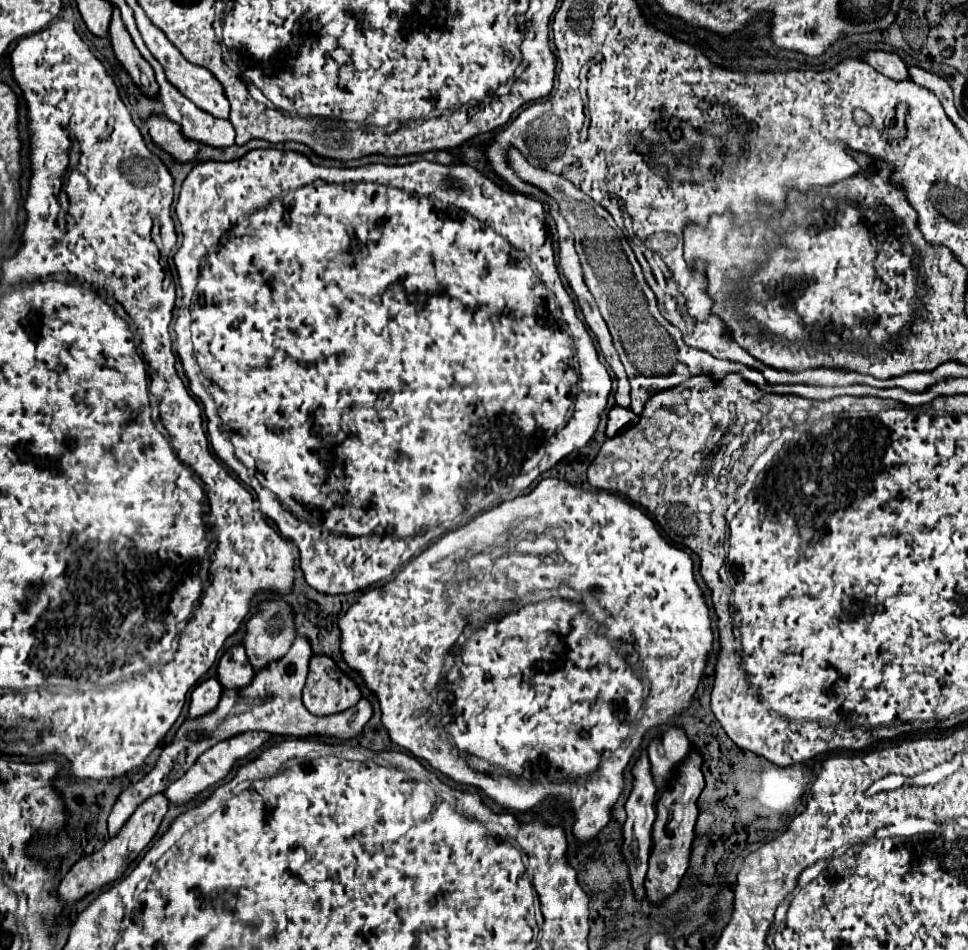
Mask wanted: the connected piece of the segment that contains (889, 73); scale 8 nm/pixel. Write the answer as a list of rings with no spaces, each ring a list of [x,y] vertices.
[[[869,52],[865,54],[865,62],[891,80],[911,80],[905,62],[893,52]]]

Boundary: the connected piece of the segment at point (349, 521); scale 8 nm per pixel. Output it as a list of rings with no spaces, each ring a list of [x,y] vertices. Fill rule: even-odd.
[[[271,148],[251,150],[233,162],[201,162],[193,166],[181,186],[175,214],[181,222],[183,242],[175,254],[175,266],[185,292],[175,320],[175,346],[187,370],[185,376],[189,380],[189,390],[201,402],[213,402],[215,398],[219,416],[215,410],[205,410],[207,432],[215,454],[255,490],[263,514],[277,524],[285,538],[297,544],[305,580],[317,592],[349,594],[391,578],[397,568],[421,554],[431,540],[439,538],[447,530],[445,524],[453,522],[457,516],[459,520],[473,518],[473,508],[475,514],[491,508],[491,504],[501,498],[497,490],[499,484],[503,488],[503,496],[511,490],[527,490],[539,474],[553,468],[571,452],[581,450],[595,434],[601,414],[607,408],[611,376],[599,362],[593,340],[577,316],[575,302],[559,278],[553,240],[545,228],[547,212],[543,202],[533,196],[507,190],[483,172],[477,174],[475,170],[475,166],[445,166],[429,160],[405,166],[367,164],[359,168],[325,168],[311,164],[311,160],[299,152],[279,152]]]

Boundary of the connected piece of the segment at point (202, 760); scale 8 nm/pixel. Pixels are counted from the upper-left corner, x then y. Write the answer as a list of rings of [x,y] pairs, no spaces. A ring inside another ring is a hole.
[[[241,732],[241,734],[235,734],[235,736],[229,738],[229,740],[217,742],[217,744],[211,746],[207,752],[203,752],[203,754],[197,758],[197,762],[195,762],[179,780],[175,780],[175,782],[163,792],[165,798],[169,800],[171,806],[183,806],[183,804],[193,802],[193,800],[195,800],[201,792],[205,792],[209,786],[213,786],[213,784],[217,784],[219,780],[223,780],[223,778],[231,772],[231,768],[237,764],[237,760],[241,760],[241,758],[249,756],[251,752],[259,750],[269,738],[271,738],[269,732]]]

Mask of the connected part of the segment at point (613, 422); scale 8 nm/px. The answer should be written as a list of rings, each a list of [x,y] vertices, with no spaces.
[[[615,406],[615,408],[611,408],[611,412],[609,412],[607,436],[611,438],[611,436],[615,436],[619,430],[623,430],[623,428],[627,428],[627,426],[633,426],[633,424],[637,424],[637,422],[639,422],[639,416],[637,416],[637,414],[633,414],[633,412],[627,410],[627,408]]]

